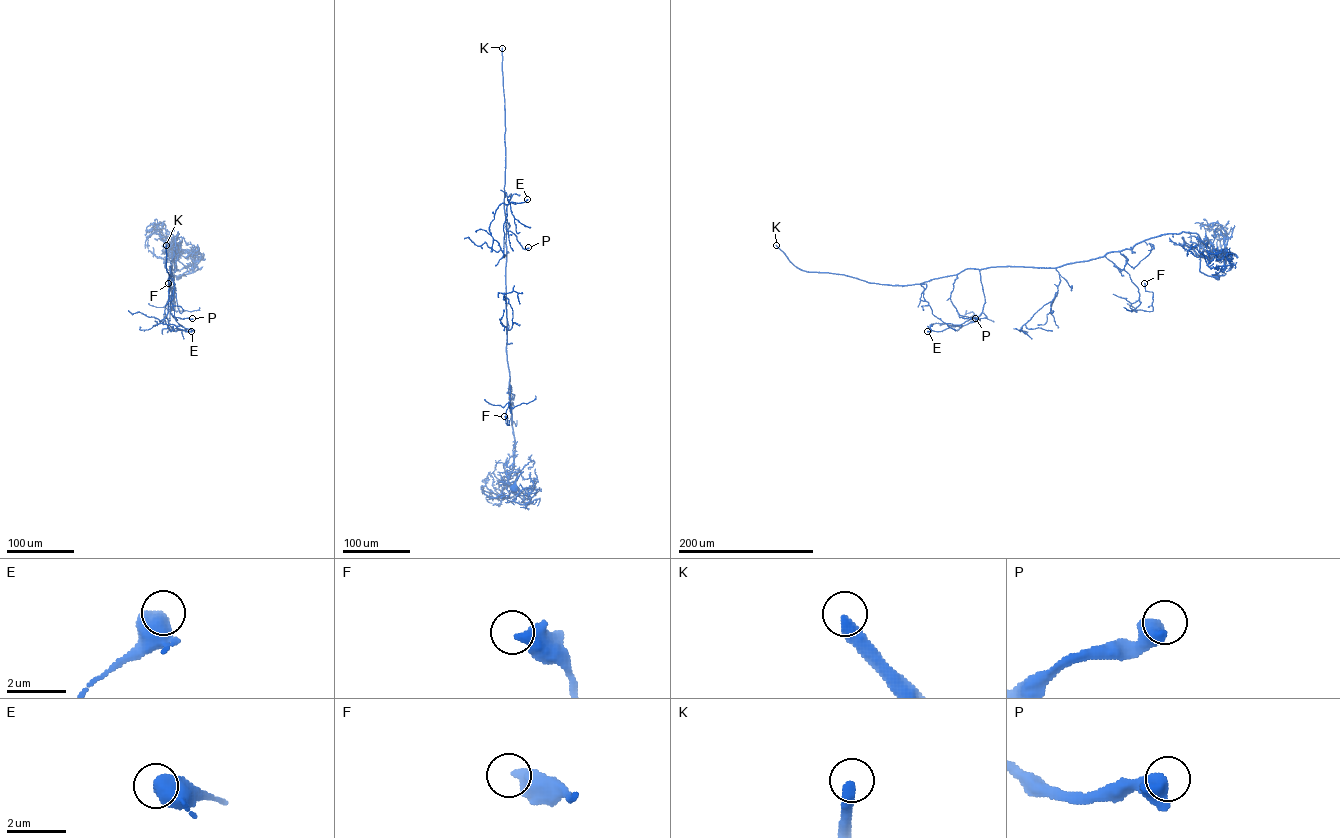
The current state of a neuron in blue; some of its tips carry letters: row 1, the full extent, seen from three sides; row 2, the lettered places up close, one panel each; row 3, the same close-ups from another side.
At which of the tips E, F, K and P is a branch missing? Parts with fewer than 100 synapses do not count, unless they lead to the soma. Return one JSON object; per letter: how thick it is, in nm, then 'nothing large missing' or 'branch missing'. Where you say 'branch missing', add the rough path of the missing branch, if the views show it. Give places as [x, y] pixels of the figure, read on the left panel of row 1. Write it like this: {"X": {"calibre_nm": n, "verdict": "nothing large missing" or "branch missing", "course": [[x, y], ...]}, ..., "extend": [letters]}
{"E": {"calibre_nm": 480, "verdict": "nothing large missing"}, "F": {"calibre_nm": 480, "verdict": "nothing large missing"}, "K": {"calibre_nm": 420, "verdict": "branch missing", "course": [[166, 245], [162, 216], [163, 225], [170, 218], [171, 207], [157, 212], [149, 211], [141, 204], [142, 194]]}, "P": {"calibre_nm": 600, "verdict": "nothing large missing"}, "extend": ["K"]}

